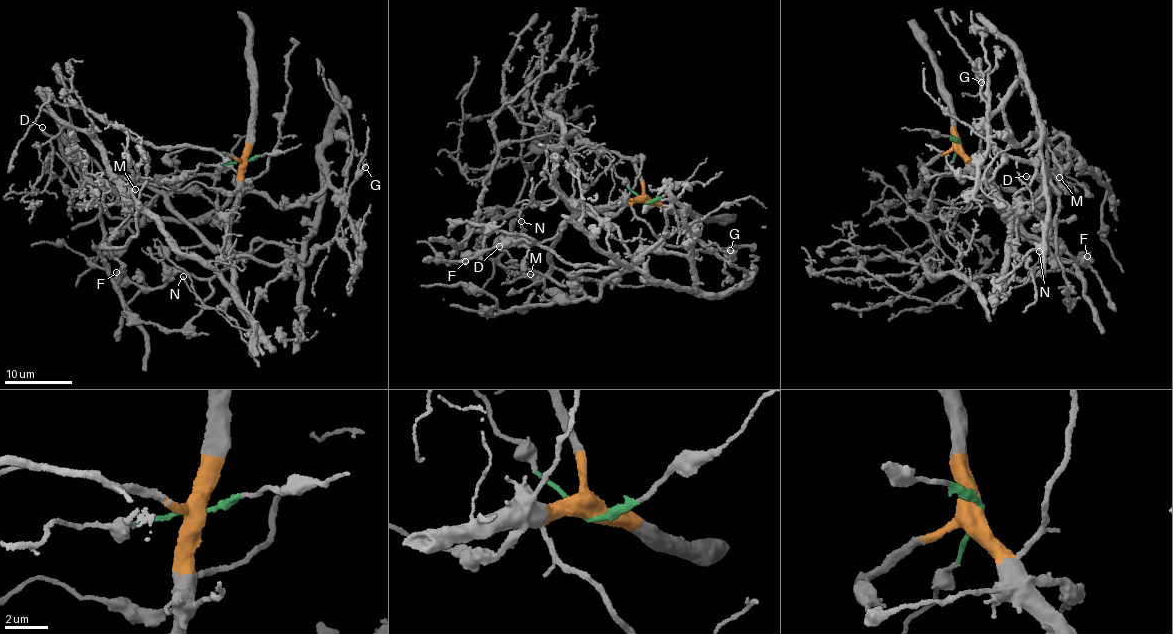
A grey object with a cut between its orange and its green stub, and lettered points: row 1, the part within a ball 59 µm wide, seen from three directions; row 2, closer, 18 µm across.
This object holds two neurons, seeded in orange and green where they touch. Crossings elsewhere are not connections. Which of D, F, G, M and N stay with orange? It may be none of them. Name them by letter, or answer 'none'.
D, F, G, M, N

